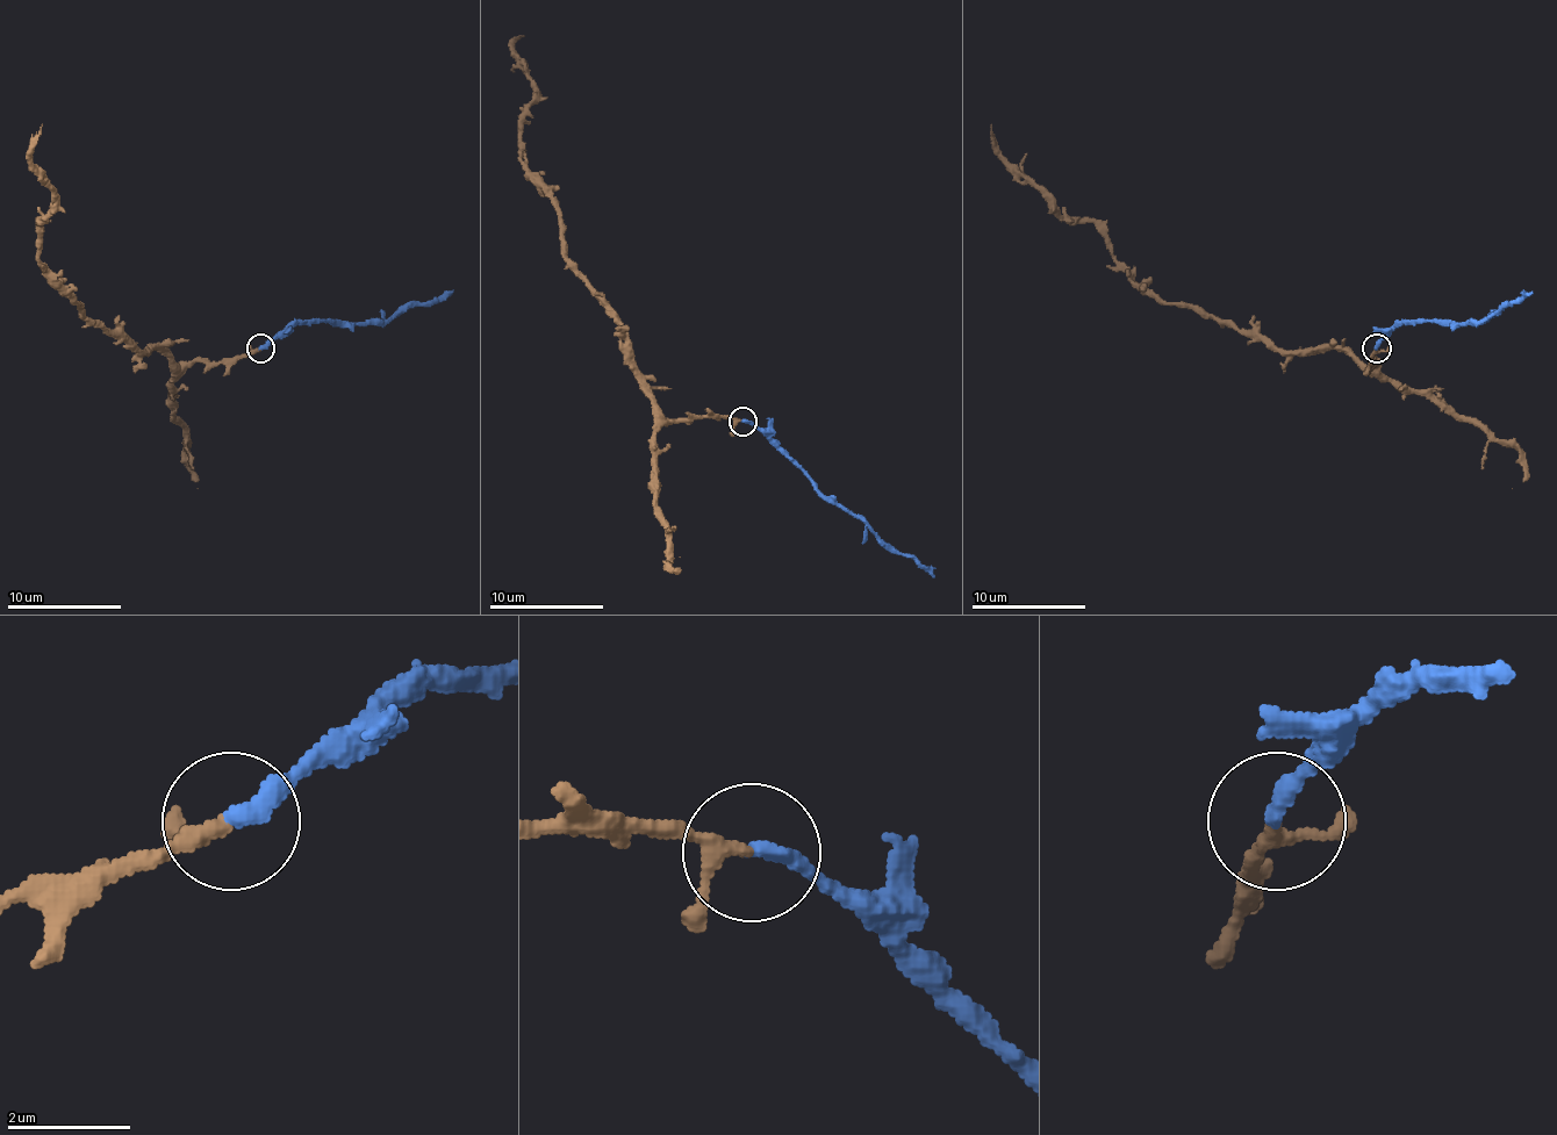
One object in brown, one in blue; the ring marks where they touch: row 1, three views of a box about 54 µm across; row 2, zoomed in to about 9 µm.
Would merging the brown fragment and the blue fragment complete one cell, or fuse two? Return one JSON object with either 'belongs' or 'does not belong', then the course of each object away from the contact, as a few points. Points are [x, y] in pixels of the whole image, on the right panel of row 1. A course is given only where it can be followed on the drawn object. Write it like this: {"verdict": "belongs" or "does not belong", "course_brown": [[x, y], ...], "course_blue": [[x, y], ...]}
{"verdict": "belongs", "course_brown": [[1377, 347], [1371, 365], [1334, 347], [1279, 351], [1157, 302], [1091, 222], [1069, 222], [1001, 153], [991, 126]], "course_blue": [[1377, 347], [1400, 324], [1485, 322], [1500, 308], [1511, 304], [1532, 291]]}

